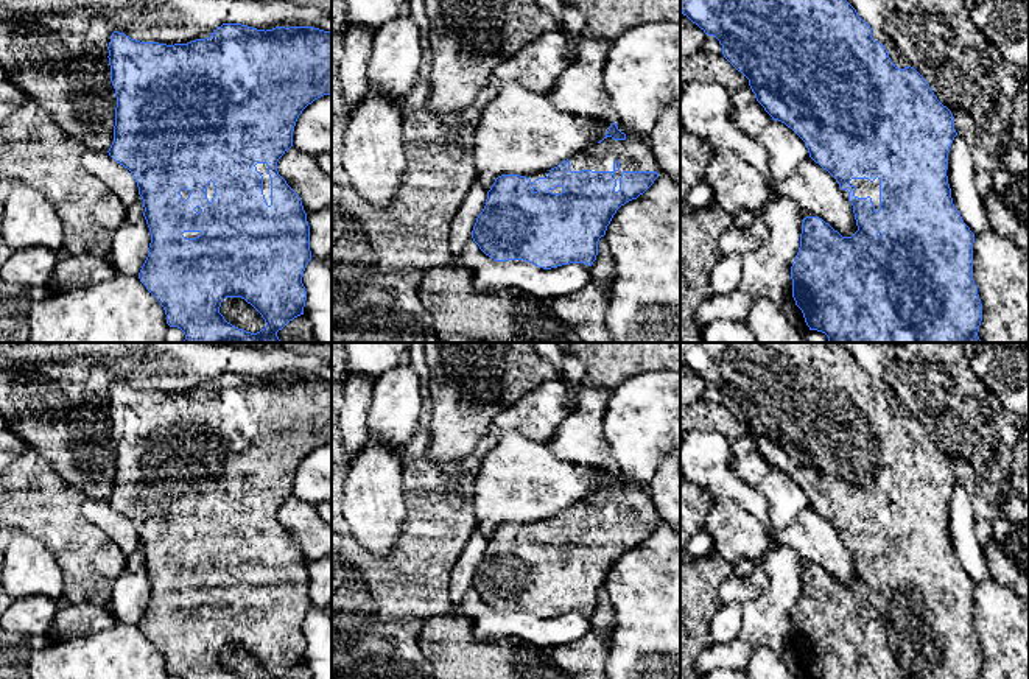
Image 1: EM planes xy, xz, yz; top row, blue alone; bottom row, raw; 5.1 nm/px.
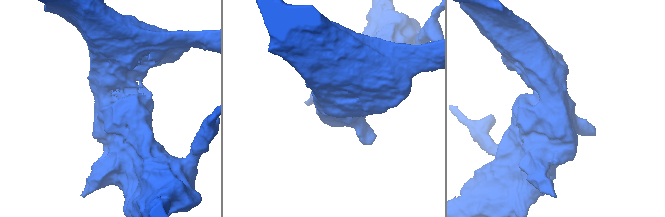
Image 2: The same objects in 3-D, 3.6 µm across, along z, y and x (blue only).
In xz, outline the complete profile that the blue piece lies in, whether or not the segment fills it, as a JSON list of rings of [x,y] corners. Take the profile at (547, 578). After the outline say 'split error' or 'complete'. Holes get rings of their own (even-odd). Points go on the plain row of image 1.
[[[612,472],[602,489],[551,519],[498,525],[487,540],[472,587],[495,610],[525,609],[543,618],[570,612],[592,615],[598,604],[598,590],[606,584],[616,559],[643,544],[658,522],[646,486],[624,483]]]; split error

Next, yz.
[[[680,343],[680,360],[719,389],[724,406],[749,428],[757,450],[772,469],[785,472],[805,491],[810,506],[836,528],[853,554],[858,579],[852,586],[842,586],[819,565],[803,567],[791,628],[792,646],[810,679],[979,679],[982,653],[973,629],[975,582],[953,553],[946,525],[948,501],[957,481],[951,459],[937,449],[925,427],[911,414],[898,417],[884,394],[872,386],[870,374],[841,343]]]; split error

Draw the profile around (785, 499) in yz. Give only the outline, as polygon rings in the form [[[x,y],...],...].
[[[771,469],[755,487],[764,495],[771,520],[777,528],[791,523],[810,506],[805,491],[778,469]]]

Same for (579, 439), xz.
[[[582,385],[576,410],[546,441],[557,458],[584,467],[612,469],[612,453],[602,428],[609,396],[607,389]]]

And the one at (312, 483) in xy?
[[[332,442],[302,459],[293,480],[293,497],[314,506],[332,503]]]

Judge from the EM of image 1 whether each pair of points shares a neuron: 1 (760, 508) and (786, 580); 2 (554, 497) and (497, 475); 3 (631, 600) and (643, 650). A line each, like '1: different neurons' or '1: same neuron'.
1: different neurons
2: same neuron
3: same neuron

